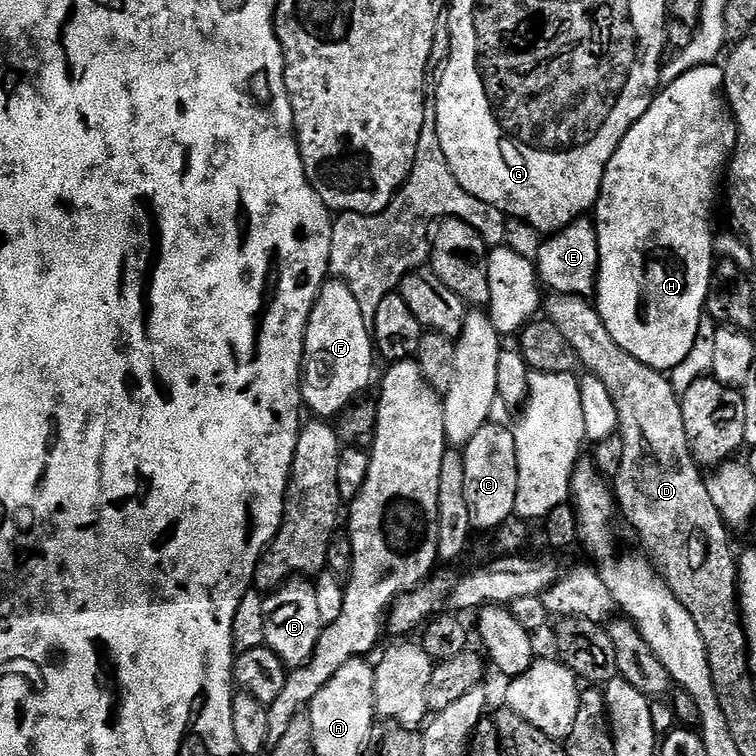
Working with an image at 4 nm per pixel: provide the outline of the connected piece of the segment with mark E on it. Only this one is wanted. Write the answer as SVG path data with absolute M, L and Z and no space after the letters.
M581 218L560 231L551 233L548 240L534 255L539 283L549 293L557 296L580 296L588 298L596 291L596 280L600 276L600 251L596 225L591 219Z

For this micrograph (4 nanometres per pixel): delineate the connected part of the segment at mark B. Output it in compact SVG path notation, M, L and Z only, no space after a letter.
M293 578L281 584L265 599L265 645L281 659L288 670L308 663L318 646L322 625L318 614L315 583L308 578Z

